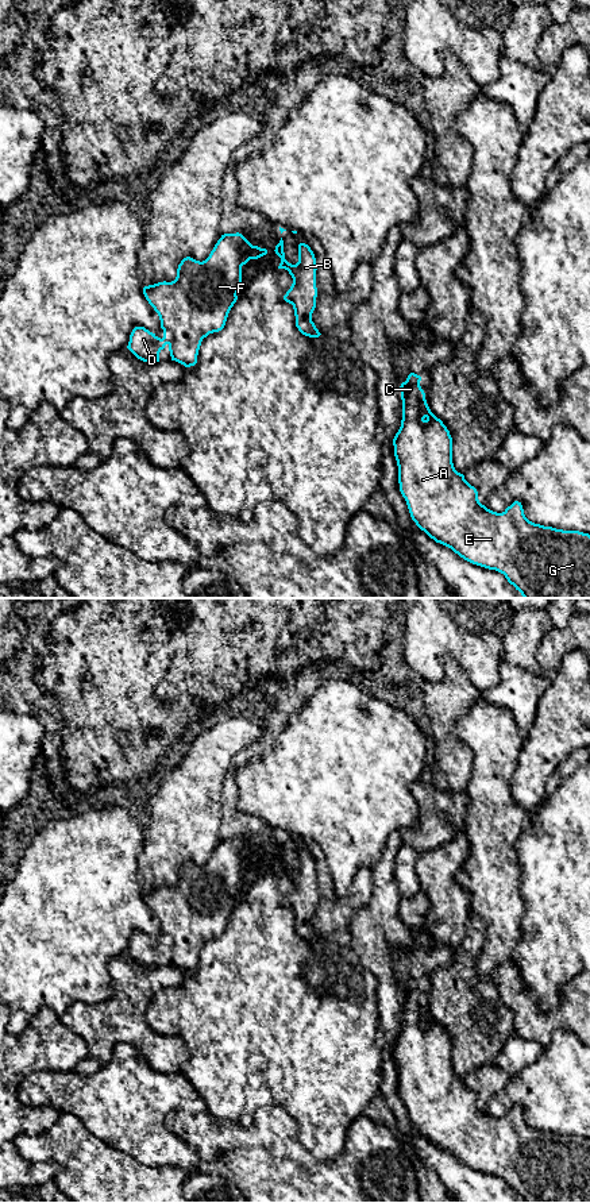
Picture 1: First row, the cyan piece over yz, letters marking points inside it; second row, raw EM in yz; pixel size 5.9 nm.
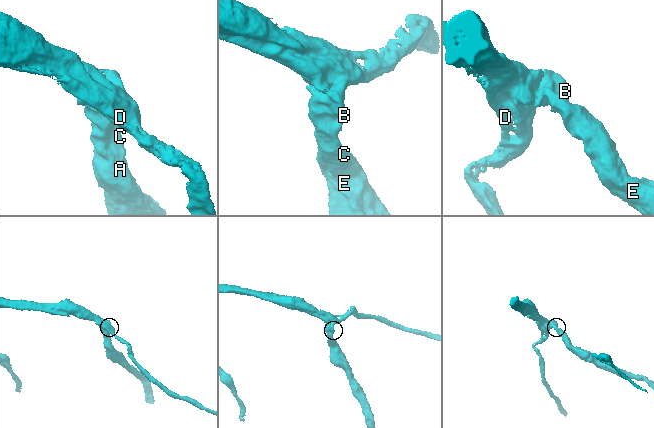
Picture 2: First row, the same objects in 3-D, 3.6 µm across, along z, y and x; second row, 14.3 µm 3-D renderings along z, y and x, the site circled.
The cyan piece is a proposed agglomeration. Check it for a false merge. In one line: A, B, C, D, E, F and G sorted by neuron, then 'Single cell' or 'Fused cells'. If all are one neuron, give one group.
Groups: A B C D E F G. Single cell

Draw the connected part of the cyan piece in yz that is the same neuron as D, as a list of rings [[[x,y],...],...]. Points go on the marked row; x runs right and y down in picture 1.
[[[236,232],[221,235],[203,262],[184,258],[174,281],[143,288],[146,300],[159,316],[163,338],[135,327],[127,348],[138,359],[154,363],[167,344],[171,360],[194,366],[203,339],[224,328],[238,300],[242,266],[266,254],[266,248],[252,246]]]

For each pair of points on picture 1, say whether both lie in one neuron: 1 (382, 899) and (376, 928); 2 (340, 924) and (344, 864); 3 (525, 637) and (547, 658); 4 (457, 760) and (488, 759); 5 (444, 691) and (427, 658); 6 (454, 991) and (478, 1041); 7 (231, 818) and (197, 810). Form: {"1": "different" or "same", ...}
{"1": "same", "2": "different", "3": "different", "4": "different", "5": "different", "6": "same", "7": "different"}

